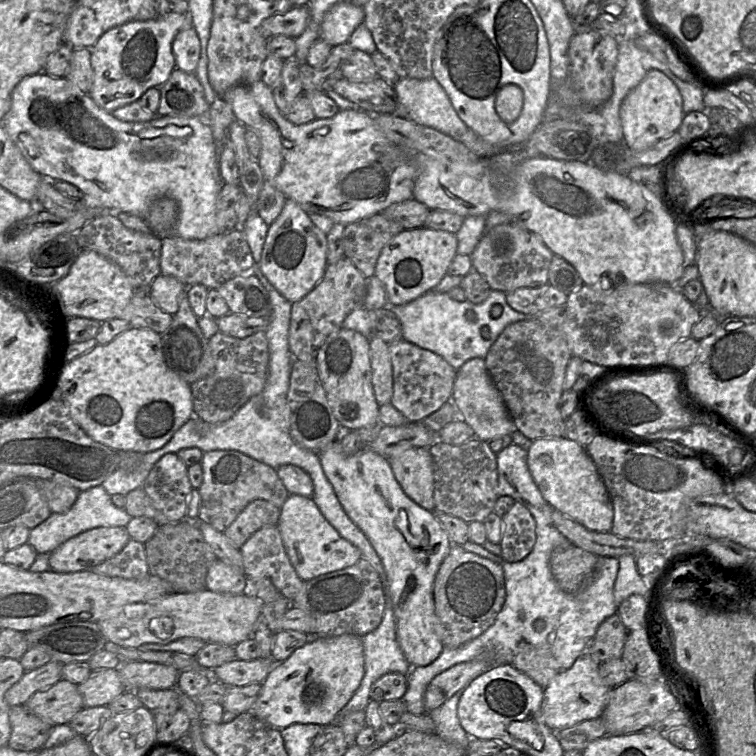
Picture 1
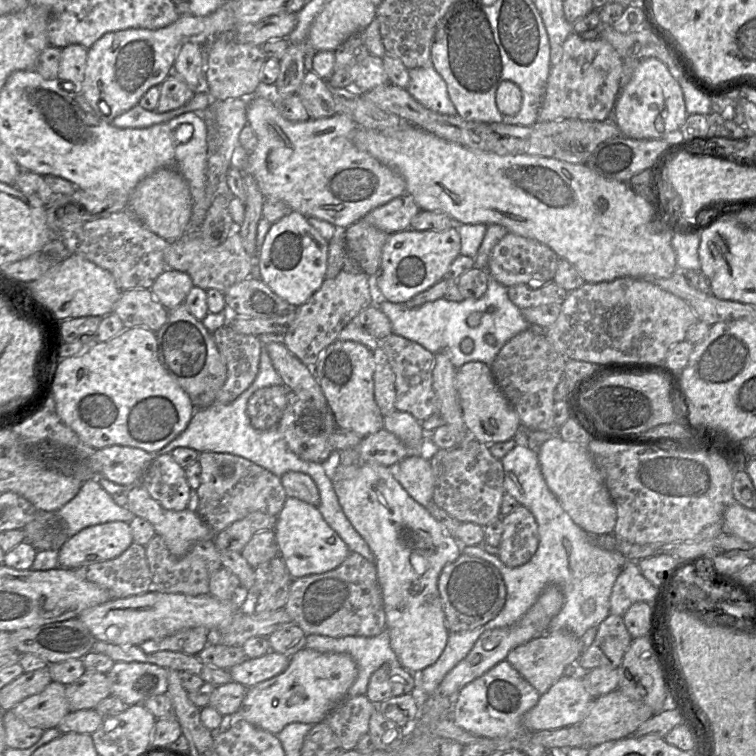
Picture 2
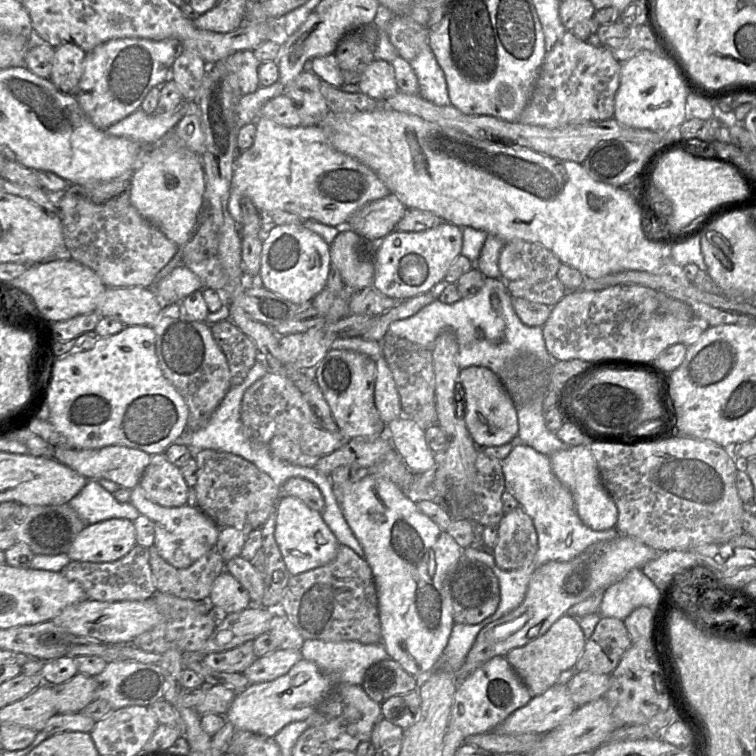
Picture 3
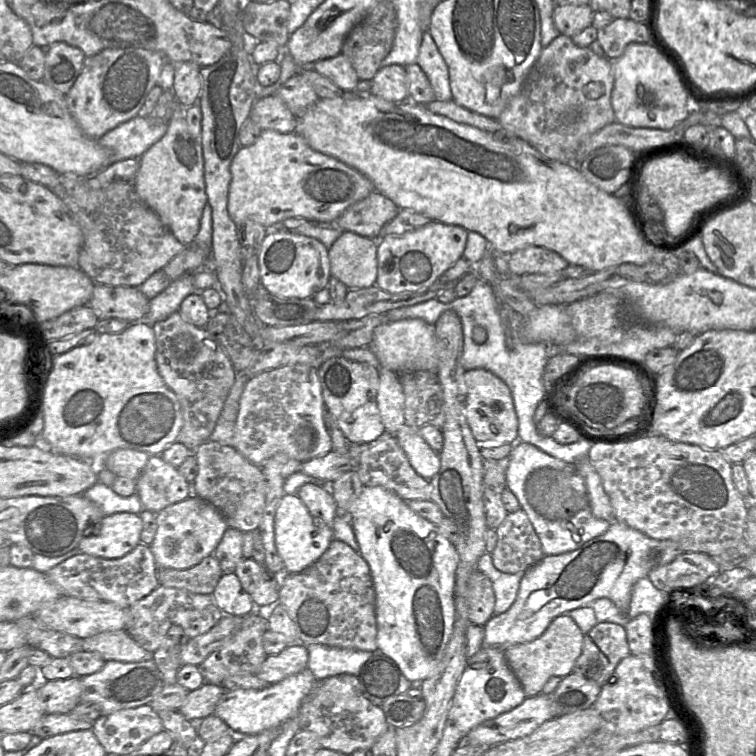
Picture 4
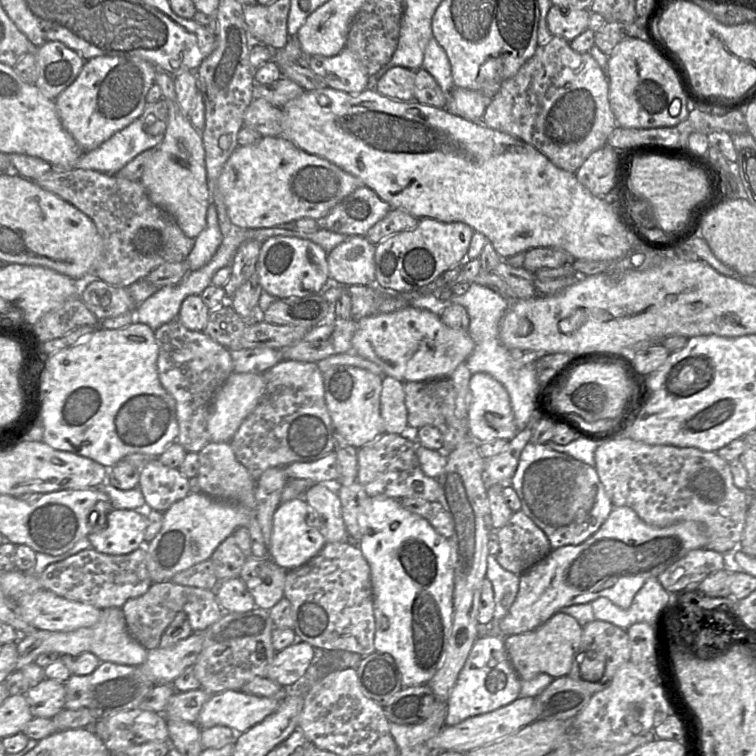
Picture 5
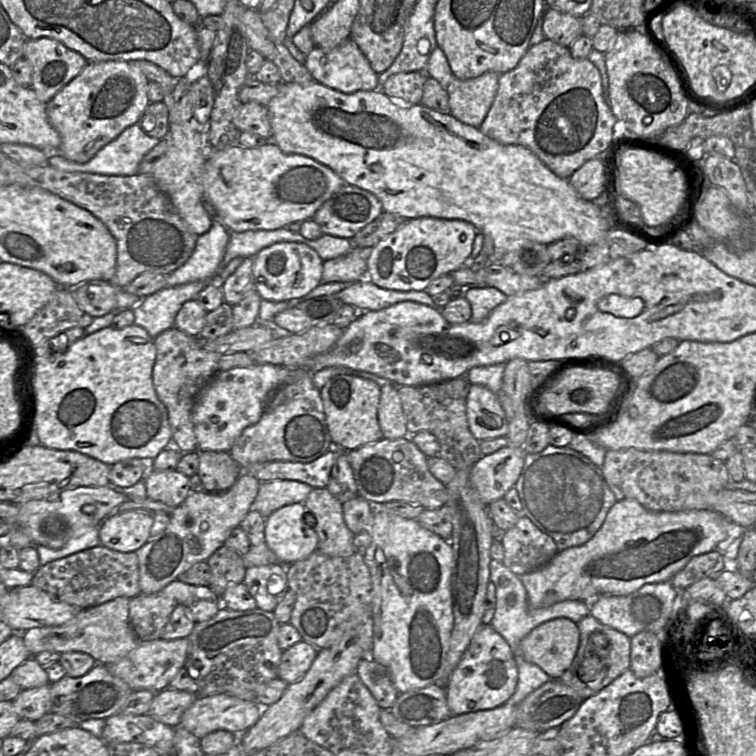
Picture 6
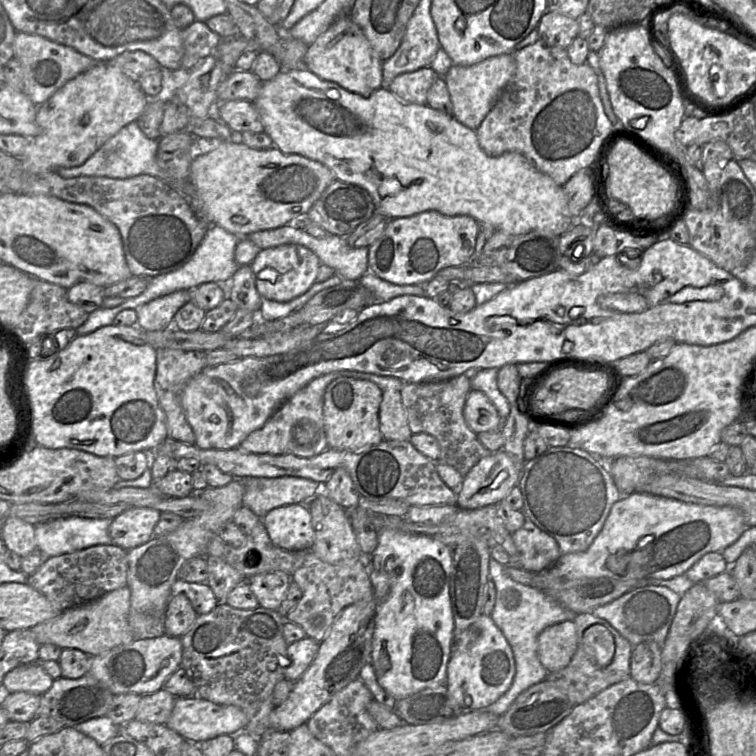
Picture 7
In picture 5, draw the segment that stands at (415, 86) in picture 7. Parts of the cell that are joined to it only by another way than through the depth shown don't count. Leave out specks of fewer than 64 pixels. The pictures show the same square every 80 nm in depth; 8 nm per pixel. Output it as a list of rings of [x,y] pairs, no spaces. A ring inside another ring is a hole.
[[[405,67],[390,68],[376,84],[376,90],[391,99],[414,100],[415,70]]]

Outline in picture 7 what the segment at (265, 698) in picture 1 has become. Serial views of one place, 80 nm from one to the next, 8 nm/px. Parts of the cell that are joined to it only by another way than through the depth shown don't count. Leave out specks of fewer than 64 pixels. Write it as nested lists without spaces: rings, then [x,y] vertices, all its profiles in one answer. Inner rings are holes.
[[[178,697],[166,725],[185,740],[200,743],[245,729],[247,723],[246,714],[237,706],[220,705],[199,697]]]

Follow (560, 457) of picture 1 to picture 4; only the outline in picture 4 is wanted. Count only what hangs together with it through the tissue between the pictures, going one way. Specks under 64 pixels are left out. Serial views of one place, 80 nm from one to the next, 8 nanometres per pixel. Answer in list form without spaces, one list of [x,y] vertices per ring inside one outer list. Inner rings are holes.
[[[589,458],[573,464],[584,479],[592,514],[598,519],[613,521],[614,509],[604,490],[601,478]]]

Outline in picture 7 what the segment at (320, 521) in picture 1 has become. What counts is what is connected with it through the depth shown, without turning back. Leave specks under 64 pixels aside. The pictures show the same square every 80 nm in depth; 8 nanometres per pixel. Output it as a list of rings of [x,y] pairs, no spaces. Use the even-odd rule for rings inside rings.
[[[290,504],[270,510],[263,518],[269,538],[279,548],[310,550],[314,542],[311,515],[306,505]]]

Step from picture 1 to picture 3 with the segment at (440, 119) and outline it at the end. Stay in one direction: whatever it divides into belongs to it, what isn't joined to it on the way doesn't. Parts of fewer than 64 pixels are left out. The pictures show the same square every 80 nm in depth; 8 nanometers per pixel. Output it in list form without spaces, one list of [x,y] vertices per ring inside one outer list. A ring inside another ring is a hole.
[[[429,44],[410,61],[410,64],[418,78],[419,95],[422,98],[439,106],[452,105],[445,74]]]

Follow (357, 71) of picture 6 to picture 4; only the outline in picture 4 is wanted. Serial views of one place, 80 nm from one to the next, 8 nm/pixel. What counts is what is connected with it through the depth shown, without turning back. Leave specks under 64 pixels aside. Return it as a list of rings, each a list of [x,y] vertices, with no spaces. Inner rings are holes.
[[[341,53],[313,63],[314,71],[328,78],[346,92],[356,92],[359,78],[349,59]]]

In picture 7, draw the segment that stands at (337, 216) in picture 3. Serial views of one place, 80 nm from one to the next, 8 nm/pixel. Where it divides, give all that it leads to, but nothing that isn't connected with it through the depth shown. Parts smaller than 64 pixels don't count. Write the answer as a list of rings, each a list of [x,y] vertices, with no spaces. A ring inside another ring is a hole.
[[[222,143],[215,150],[195,156],[190,166],[189,183],[195,212],[211,225],[245,237],[254,232],[280,228],[290,220],[307,215],[324,190],[335,180],[324,164],[298,154],[284,154],[278,148],[255,150],[241,143]]]

